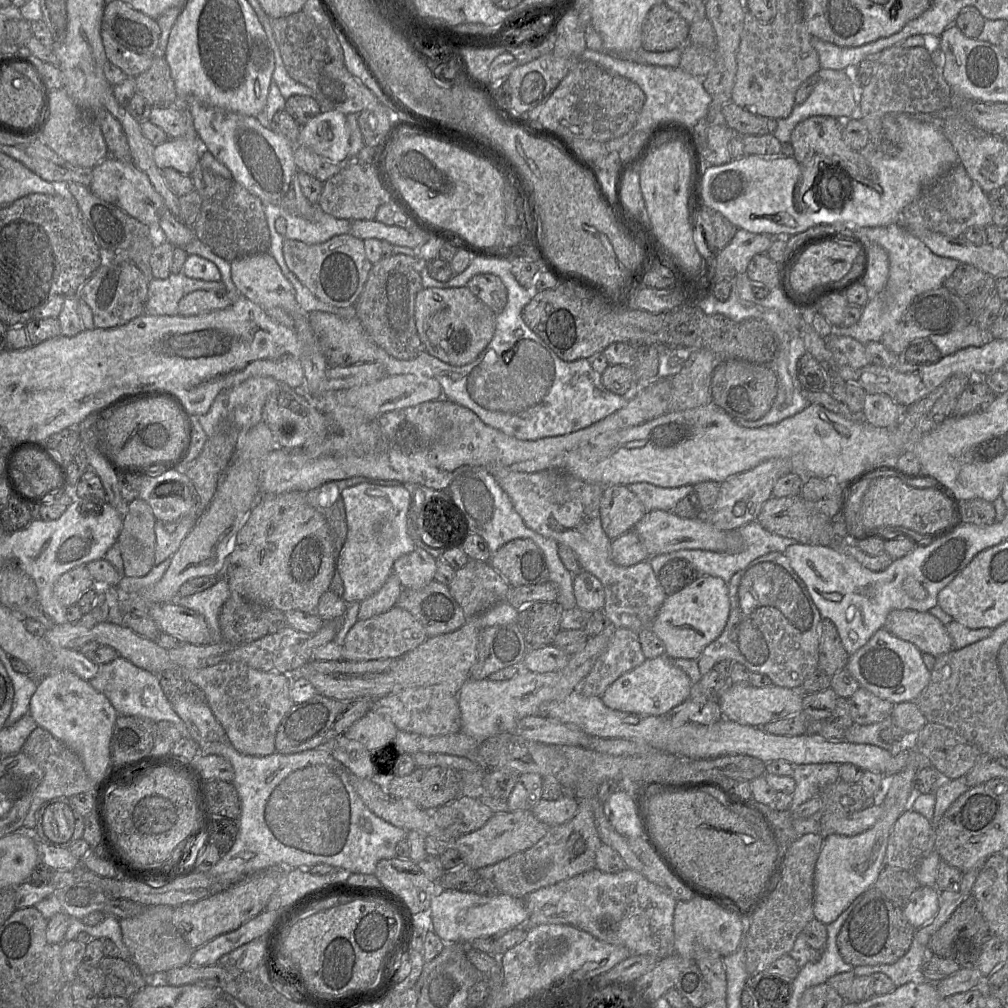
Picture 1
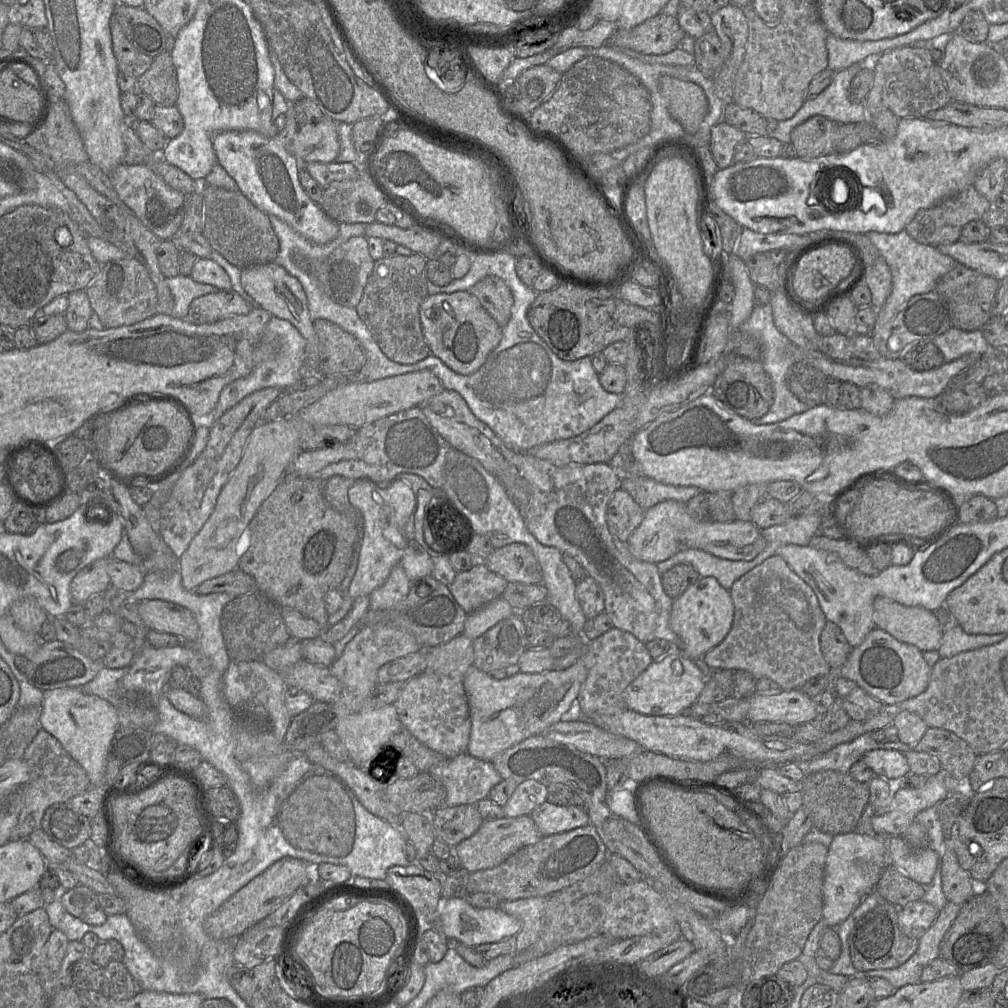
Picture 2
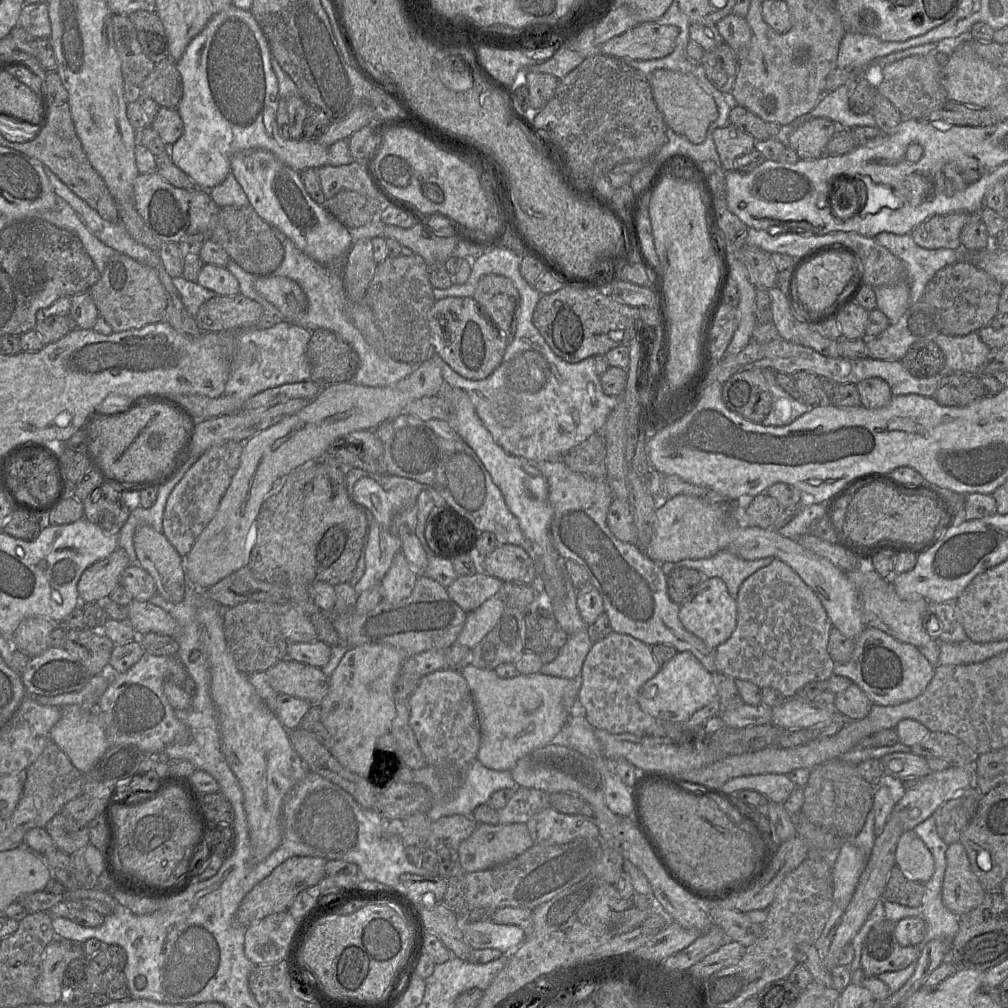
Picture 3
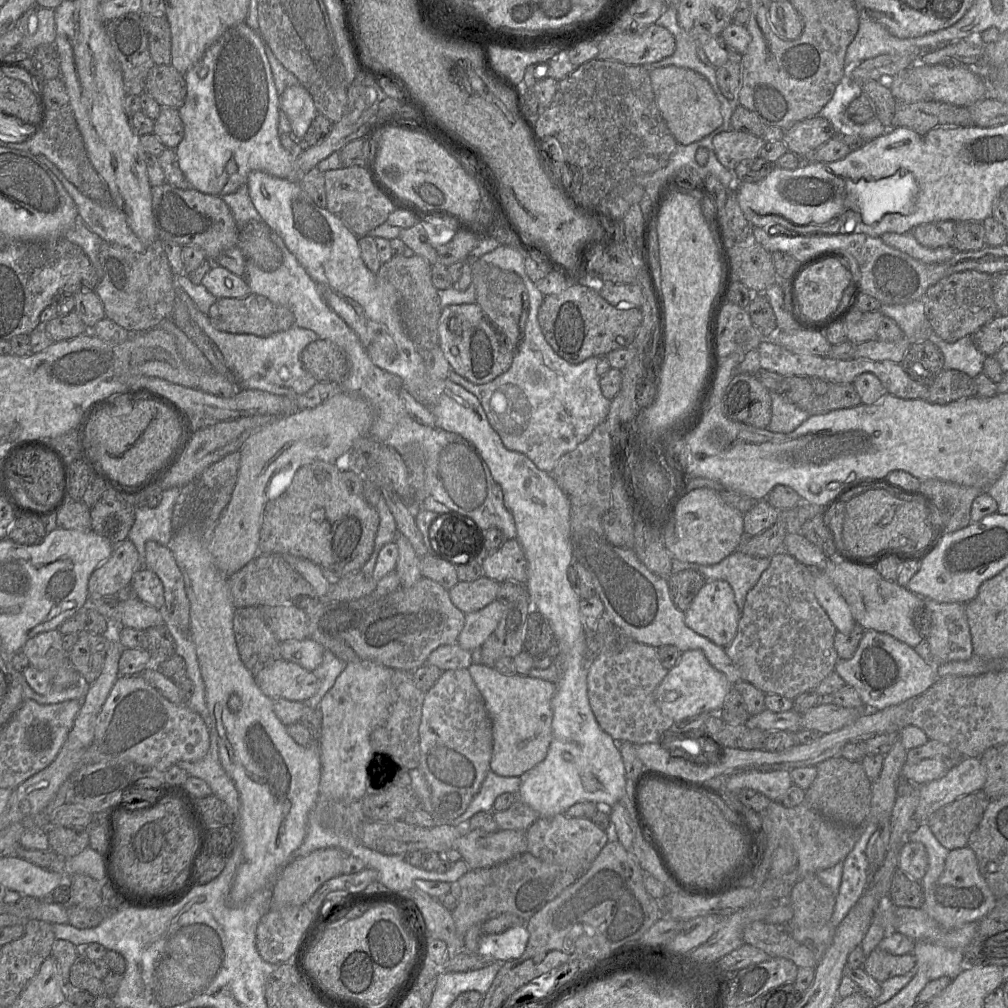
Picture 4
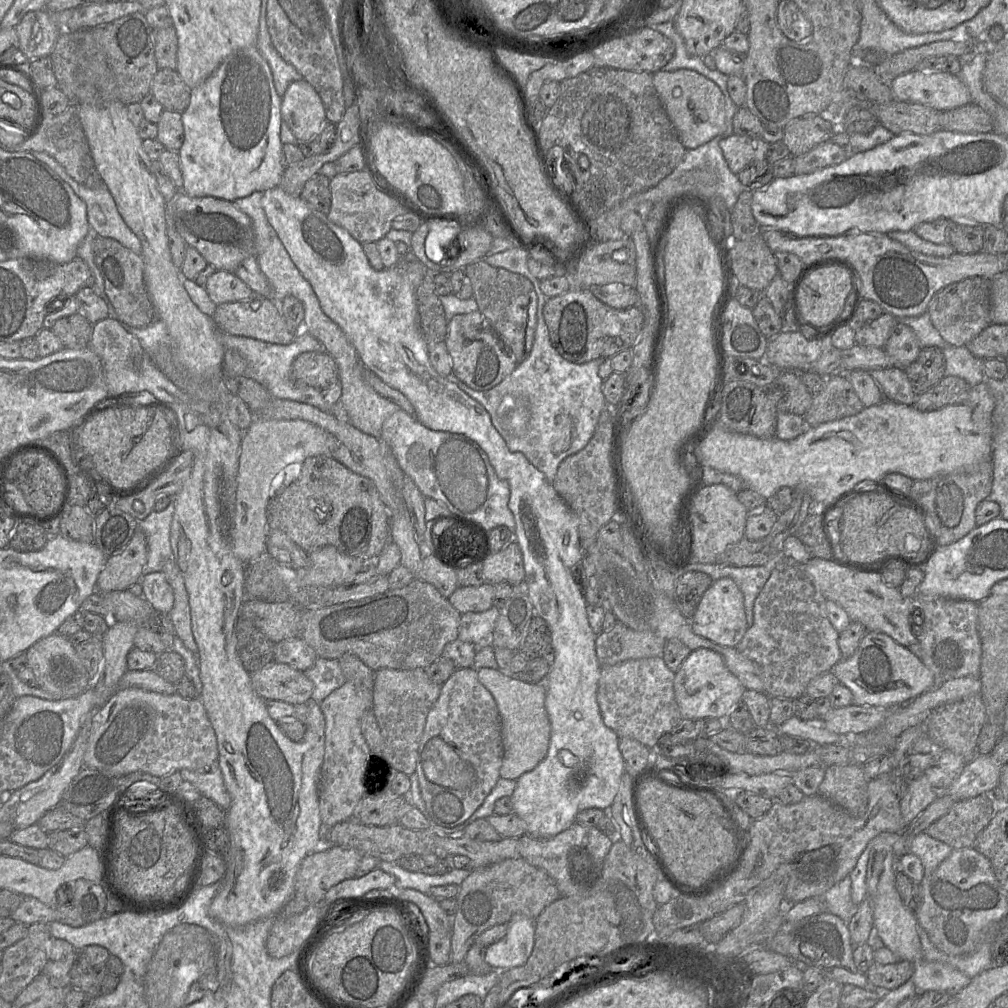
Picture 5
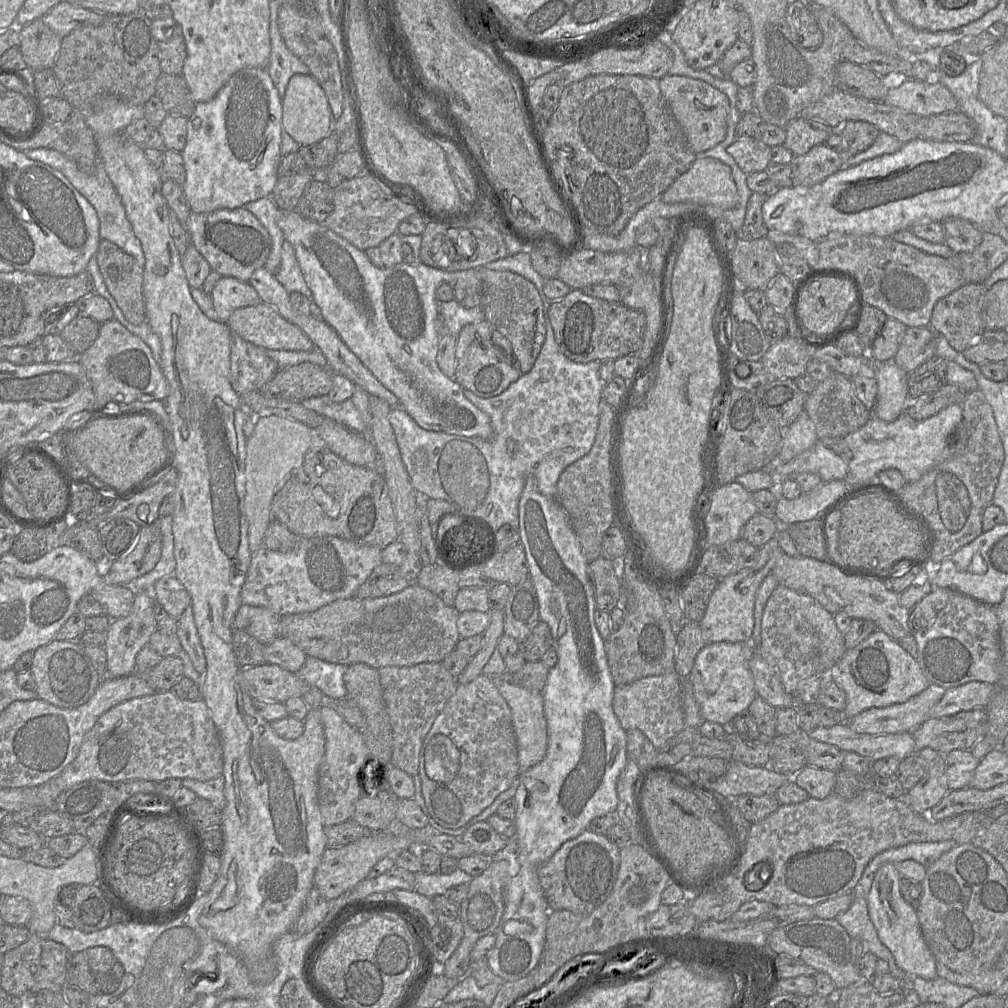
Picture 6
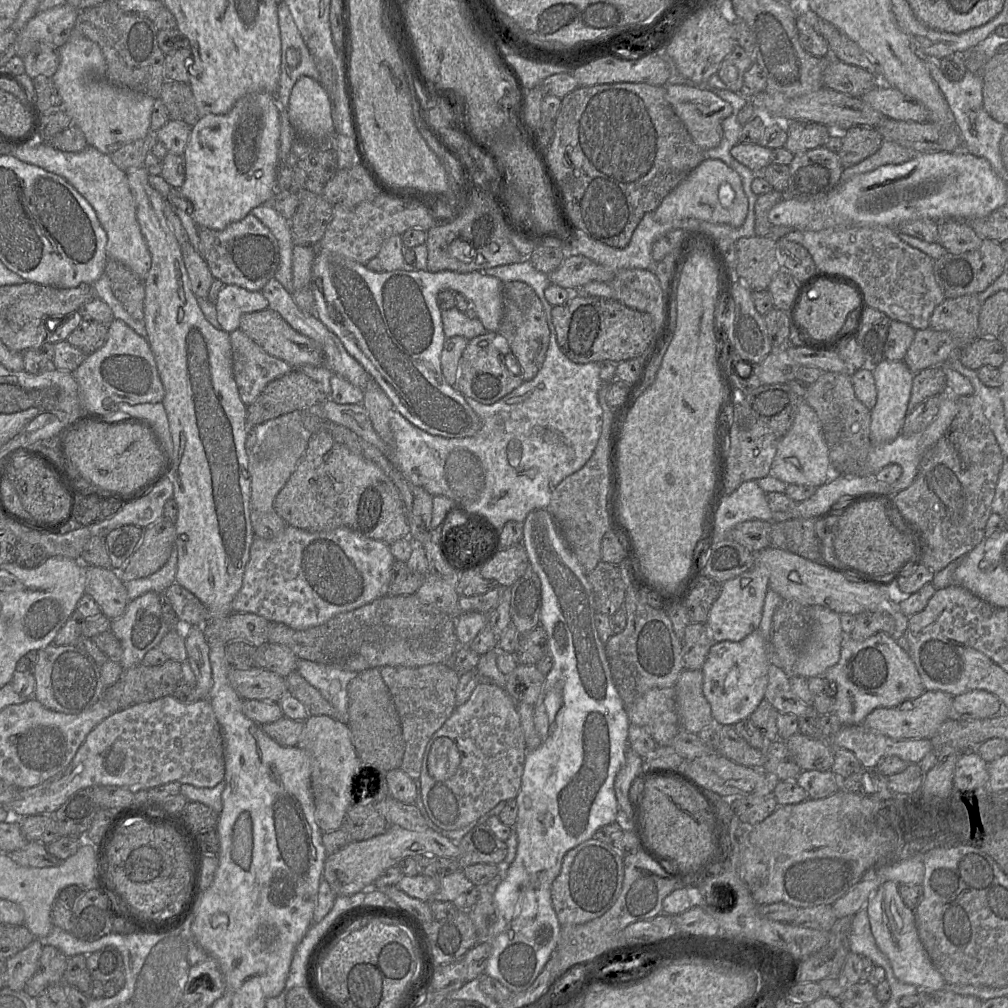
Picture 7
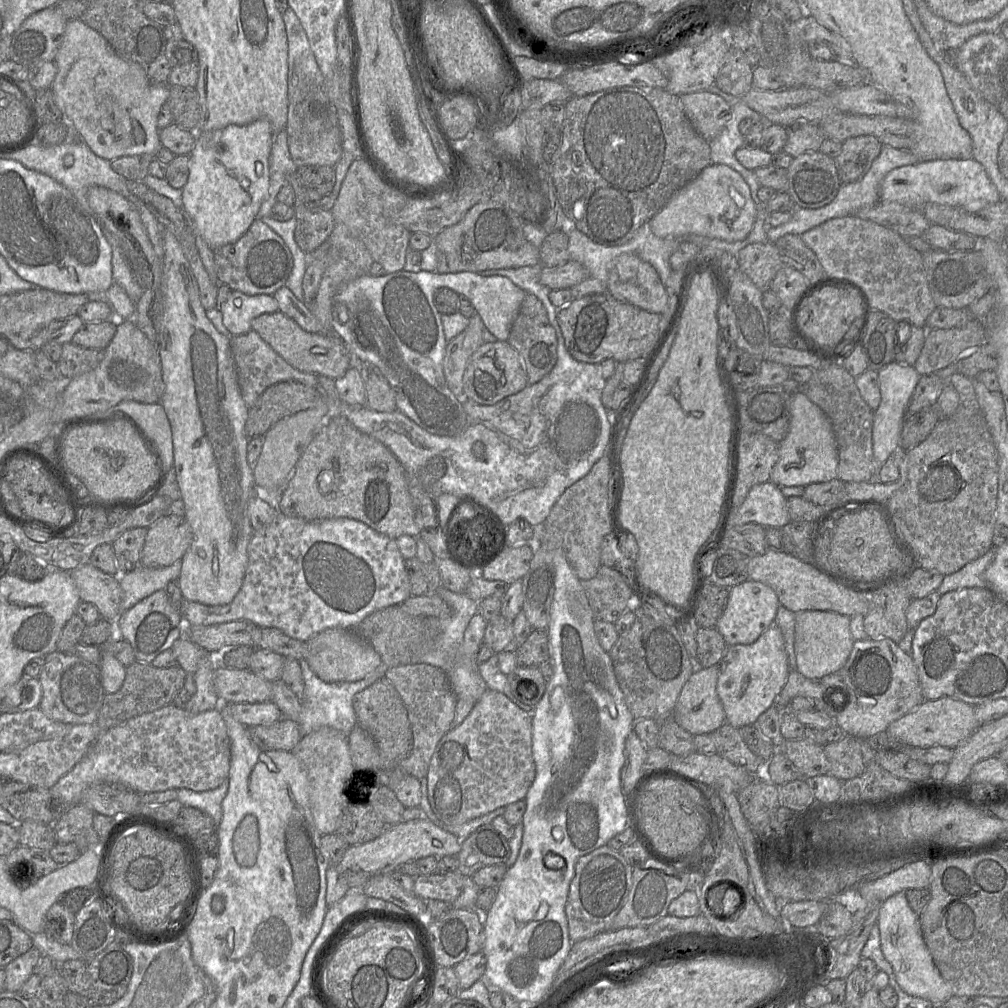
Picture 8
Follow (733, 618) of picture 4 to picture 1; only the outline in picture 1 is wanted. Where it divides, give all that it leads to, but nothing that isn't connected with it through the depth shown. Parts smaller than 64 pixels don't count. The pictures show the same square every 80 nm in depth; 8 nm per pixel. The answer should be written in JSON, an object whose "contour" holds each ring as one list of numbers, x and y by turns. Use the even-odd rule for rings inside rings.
{"contour":[[699,575,691,584,664,600,650,630,664,643,670,659,697,660,703,650,723,632,730,613,727,583,719,578]]}

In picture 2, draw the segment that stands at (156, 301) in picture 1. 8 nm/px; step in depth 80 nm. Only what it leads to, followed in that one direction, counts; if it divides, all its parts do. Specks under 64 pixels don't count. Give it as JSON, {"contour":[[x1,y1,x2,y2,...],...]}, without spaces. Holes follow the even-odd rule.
{"contour":[[177,275,166,278,174,301,173,317,185,319,191,302,200,296,217,293,220,290,209,284,195,282,190,276]]}

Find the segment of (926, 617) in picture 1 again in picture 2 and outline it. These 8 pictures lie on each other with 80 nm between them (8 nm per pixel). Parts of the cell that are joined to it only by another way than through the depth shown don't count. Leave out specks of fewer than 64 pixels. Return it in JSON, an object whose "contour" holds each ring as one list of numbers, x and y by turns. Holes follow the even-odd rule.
{"contour":[[879,596,873,602,873,621,898,641,915,645,922,652,939,650,944,627,933,611,904,606]]}

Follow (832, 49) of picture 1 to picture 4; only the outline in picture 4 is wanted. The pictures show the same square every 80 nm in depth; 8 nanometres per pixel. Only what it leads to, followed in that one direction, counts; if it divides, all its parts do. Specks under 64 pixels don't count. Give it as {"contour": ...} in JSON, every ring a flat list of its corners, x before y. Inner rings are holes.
{"contour":[[859,9,859,28,847,48,845,65,849,69,880,55,920,49,914,40,924,39,935,34,931,32,914,38,898,38,892,35,884,25,876,22,866,12]]}

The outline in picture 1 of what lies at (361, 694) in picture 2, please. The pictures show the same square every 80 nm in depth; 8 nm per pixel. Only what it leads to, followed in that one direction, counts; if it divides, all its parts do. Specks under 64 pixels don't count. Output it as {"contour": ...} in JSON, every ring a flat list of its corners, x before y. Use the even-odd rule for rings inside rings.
{"contour":[[395,605,382,614,355,623,346,635,341,660,398,659,417,648,427,638,423,626,408,611],[367,712,354,722,343,734,349,739,364,745,374,756,384,748,392,747,398,729,385,716,375,712]]}

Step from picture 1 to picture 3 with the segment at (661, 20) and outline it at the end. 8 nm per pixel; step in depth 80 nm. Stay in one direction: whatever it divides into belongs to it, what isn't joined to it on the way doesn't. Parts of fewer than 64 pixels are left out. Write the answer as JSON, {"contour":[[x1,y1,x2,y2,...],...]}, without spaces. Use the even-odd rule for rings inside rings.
{"contour":[[658,21,641,22,624,33,612,37,601,46,601,53,636,60,658,59,674,51,679,30]]}

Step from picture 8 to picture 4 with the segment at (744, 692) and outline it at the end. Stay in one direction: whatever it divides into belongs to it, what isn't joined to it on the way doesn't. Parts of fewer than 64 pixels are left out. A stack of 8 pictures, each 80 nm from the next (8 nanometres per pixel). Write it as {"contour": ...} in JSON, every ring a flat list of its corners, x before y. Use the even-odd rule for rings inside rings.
{"contour":[[701,650,682,652,677,664,671,668,656,689,655,699,663,715,675,723,701,713,718,713,732,684,707,660]]}

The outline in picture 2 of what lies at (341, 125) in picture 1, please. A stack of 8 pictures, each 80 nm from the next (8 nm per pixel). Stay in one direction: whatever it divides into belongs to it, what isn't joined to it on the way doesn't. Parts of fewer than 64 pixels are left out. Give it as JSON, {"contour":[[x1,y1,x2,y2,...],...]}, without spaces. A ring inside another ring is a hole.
{"contour":[[325,117,316,124,299,126,290,142,290,153,301,164,334,162,339,153,338,124]]}

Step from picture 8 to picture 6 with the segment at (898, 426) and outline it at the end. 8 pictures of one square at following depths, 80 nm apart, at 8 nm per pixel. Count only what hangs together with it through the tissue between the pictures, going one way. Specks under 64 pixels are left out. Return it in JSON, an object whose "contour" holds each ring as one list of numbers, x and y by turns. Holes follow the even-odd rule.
{"contour":[[889,361,874,365,874,378,878,392,872,415,893,422,905,412,909,403,908,373]]}

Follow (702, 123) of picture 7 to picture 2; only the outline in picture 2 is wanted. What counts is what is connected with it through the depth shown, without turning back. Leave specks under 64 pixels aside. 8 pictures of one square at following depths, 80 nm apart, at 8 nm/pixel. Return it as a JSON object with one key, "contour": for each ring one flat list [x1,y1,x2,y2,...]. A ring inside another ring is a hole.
{"contour":[[668,75,660,78,659,89,667,101,671,116,687,133,697,133,708,112,704,90,693,82]]}

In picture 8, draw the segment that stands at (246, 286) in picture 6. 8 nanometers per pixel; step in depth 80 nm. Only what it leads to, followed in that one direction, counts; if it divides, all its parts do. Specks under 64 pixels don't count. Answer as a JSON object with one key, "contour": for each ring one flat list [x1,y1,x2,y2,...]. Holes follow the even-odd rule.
{"contour":[[232,290,227,300,219,308,223,324,232,335,242,335,251,331,251,321,266,313,277,312,278,302,273,295,247,295]]}

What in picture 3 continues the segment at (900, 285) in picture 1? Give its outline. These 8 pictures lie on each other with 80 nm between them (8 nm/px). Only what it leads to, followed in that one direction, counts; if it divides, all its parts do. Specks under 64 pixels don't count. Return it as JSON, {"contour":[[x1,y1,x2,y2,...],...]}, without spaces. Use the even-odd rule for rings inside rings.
{"contour":[[881,232,873,238,903,262,910,290,910,305,922,299,927,284,939,270,961,258,960,250,923,248,914,241,910,233,897,235]]}

